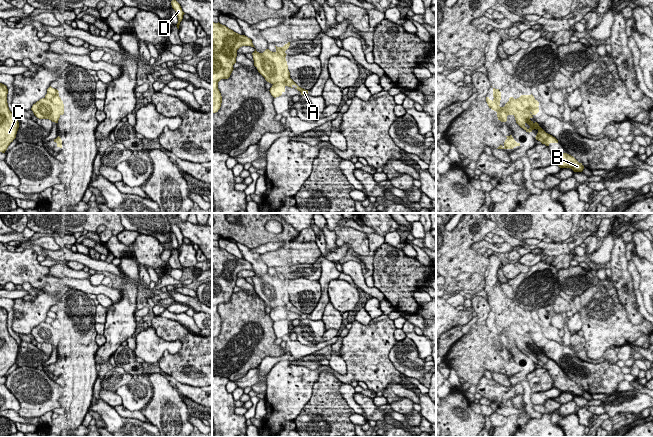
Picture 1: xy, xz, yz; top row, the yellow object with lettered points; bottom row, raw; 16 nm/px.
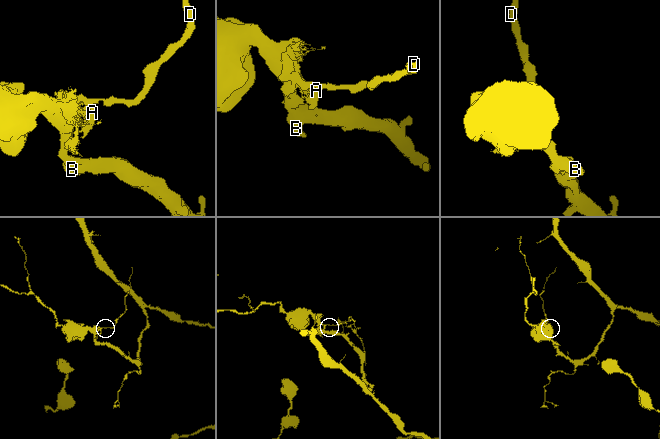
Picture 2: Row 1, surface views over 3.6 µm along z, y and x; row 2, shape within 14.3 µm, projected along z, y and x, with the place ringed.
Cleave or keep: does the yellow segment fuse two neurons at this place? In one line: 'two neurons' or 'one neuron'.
two neurons

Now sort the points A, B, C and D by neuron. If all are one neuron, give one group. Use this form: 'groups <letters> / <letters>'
groups A D / B C

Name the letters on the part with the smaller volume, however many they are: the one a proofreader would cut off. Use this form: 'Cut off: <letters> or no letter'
Cut off: A, D

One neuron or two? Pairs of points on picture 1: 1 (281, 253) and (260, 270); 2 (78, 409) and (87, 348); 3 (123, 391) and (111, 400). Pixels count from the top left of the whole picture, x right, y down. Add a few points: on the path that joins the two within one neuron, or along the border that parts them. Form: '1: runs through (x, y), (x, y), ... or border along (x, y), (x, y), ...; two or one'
1: border along (259, 254), (262, 262), (267, 267); two
2: runs through (78, 394), (78, 363); one
3: border along (114, 392), (120, 397), (122, 404); two

